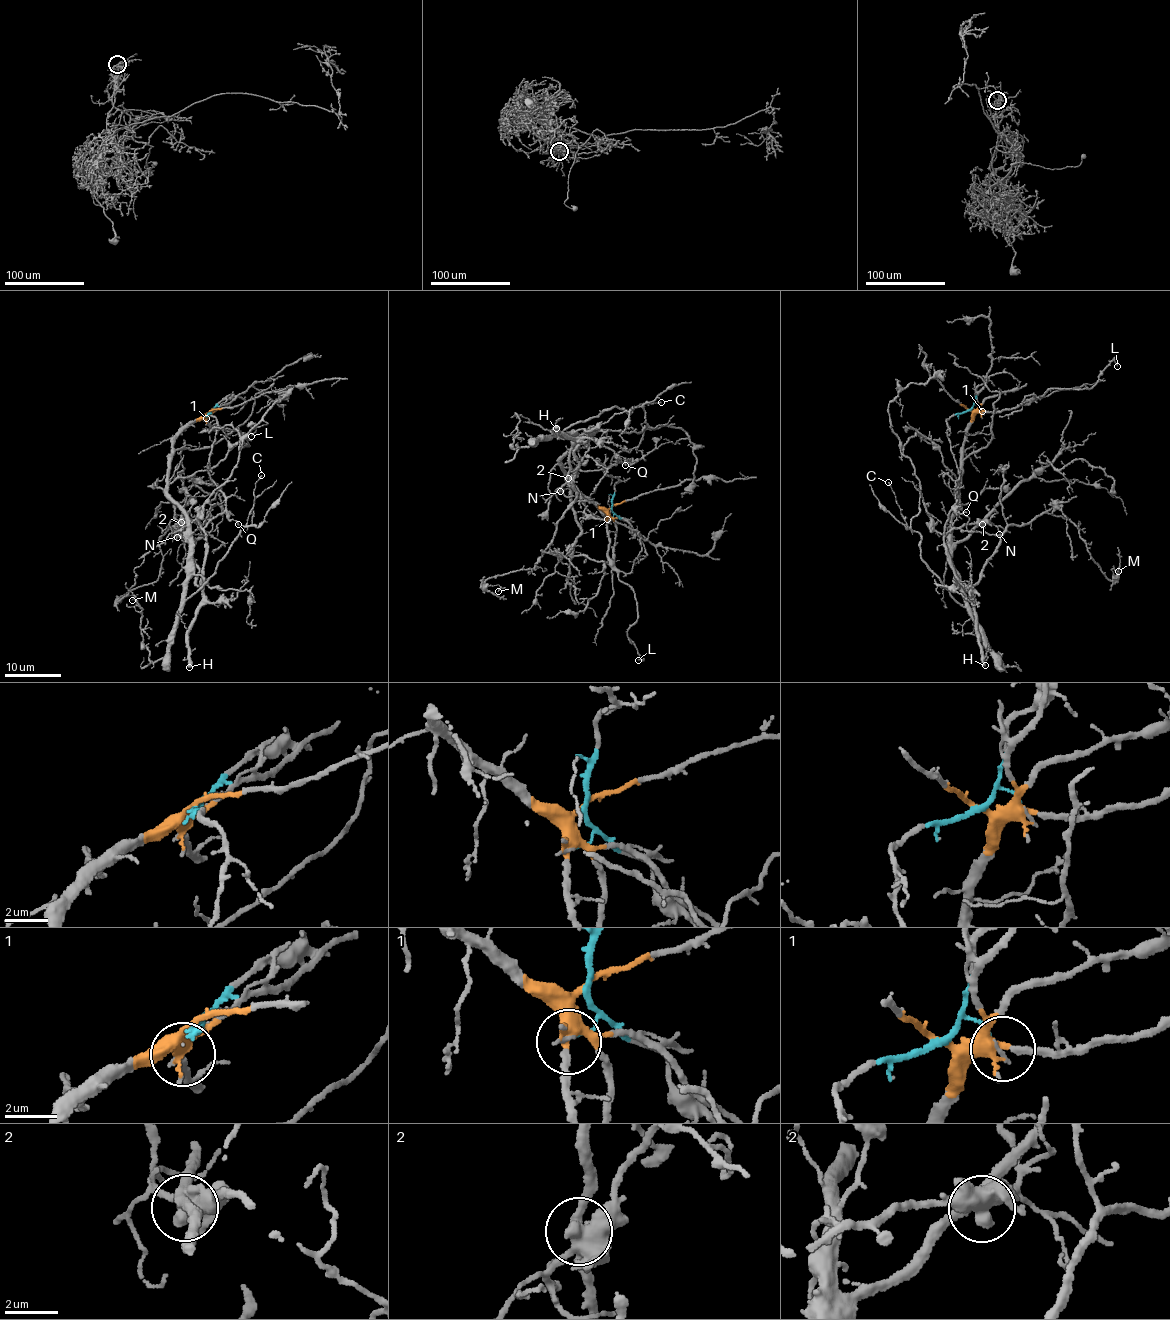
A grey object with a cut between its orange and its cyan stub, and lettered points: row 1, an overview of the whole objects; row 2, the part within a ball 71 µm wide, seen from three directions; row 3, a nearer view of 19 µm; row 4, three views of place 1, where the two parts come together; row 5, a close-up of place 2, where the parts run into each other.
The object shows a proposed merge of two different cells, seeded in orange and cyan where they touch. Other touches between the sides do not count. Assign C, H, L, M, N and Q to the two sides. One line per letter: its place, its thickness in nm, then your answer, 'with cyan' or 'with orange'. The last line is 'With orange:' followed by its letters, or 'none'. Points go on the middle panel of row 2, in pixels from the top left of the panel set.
C: place (661, 402); calibre 120 nm; with orange
H: place (556, 428); calibre 480 nm; with cyan
L: place (638, 660); calibre 100 nm; with orange
M: place (498, 591); calibre 70 nm; with cyan
N: place (560, 491); calibre 120 nm; with cyan
Q: place (625, 465); calibre 160 nm; with cyan
With orange: C, L

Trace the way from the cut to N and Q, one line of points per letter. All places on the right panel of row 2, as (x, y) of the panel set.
N: (969, 409), (946, 421), (958, 480), (945, 535), (971, 523), (990, 522), (1000, 537), (1000, 534)
Q: (969, 409), (946, 421), (958, 480), (955, 482), (955, 510), (961, 514), (966, 512)

